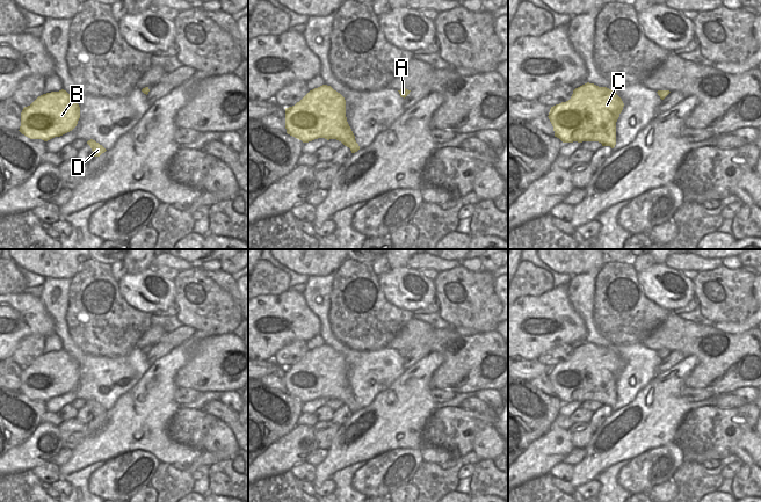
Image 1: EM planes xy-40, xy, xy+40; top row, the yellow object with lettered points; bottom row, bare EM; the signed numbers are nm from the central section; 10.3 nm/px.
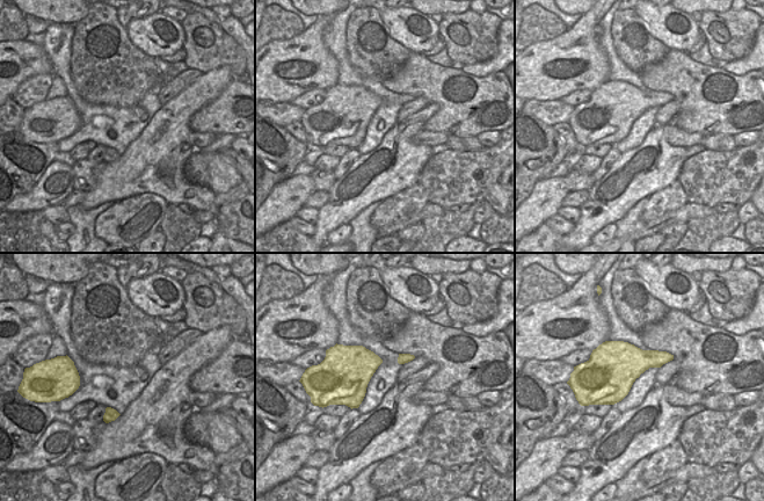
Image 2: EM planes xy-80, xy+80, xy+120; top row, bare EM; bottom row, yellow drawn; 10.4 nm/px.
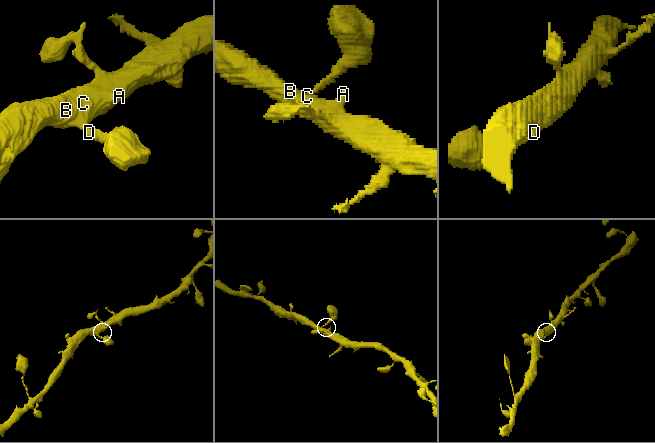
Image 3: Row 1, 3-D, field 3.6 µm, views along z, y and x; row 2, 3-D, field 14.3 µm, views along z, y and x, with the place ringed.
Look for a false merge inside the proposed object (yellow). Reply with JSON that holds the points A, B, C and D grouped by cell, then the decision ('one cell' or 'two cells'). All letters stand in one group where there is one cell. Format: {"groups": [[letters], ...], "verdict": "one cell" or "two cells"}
{"groups": [["A", "B", "C", "D"]], "verdict": "one cell"}

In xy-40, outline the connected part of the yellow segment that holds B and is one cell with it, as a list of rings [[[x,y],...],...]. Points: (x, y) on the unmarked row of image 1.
[[[64,349],[38,356],[21,372],[20,392],[48,401],[72,391],[80,378],[78,362]]]

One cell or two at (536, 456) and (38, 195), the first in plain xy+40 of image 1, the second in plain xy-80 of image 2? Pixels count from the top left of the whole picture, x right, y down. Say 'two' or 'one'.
one

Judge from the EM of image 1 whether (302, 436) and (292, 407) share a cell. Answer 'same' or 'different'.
different

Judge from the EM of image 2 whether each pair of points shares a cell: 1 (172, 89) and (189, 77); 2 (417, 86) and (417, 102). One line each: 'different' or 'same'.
1: same
2: different

